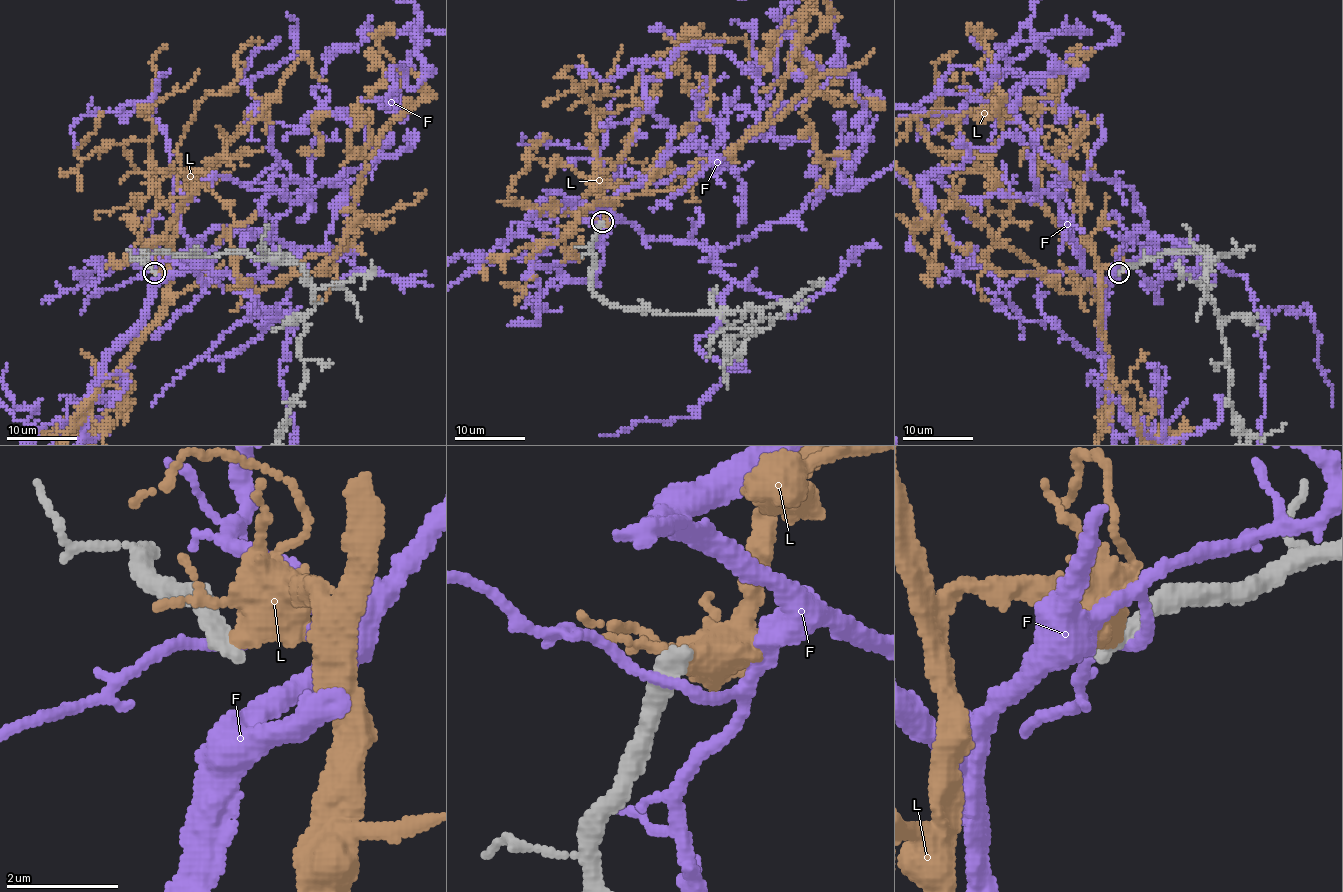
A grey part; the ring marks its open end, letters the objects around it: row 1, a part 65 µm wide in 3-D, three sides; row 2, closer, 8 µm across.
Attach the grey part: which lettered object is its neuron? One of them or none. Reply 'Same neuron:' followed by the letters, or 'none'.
Same neuron: none

